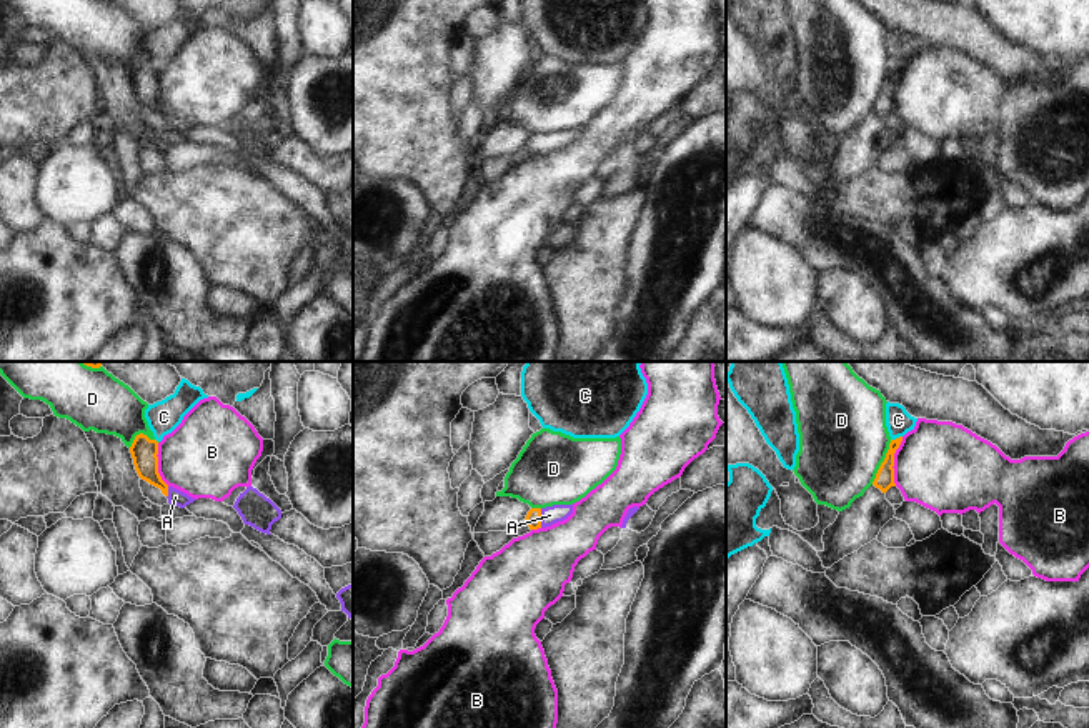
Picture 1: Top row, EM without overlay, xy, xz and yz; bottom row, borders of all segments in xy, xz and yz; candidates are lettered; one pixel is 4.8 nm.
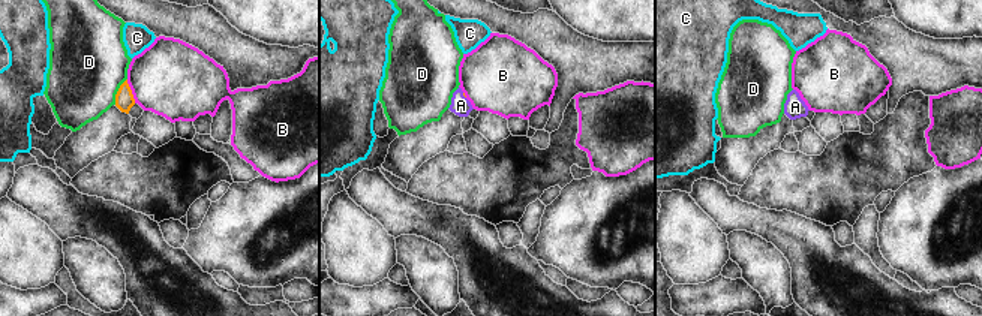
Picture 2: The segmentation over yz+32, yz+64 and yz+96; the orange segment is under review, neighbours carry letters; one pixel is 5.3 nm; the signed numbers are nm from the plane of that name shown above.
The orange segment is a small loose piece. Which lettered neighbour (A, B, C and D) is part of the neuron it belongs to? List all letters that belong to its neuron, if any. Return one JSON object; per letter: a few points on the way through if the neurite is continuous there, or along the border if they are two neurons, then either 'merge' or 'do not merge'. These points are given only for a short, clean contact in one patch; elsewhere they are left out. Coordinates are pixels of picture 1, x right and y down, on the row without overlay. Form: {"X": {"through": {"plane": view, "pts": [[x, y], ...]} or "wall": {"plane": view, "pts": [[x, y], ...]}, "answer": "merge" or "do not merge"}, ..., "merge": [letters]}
{"A": {"answer": "merge"}, "B": {"wall": {"plane": "yz", "pts": [[903, 64], [895, 80], [895, 112]]}, "answer": "do not merge"}, "C": {"wall": {"plane": "yz", "pts": [[901, 62], [891, 67]]}, "answer": "do not merge"}, "D": {"answer": "do not merge"}, "merge": ["A"]}

